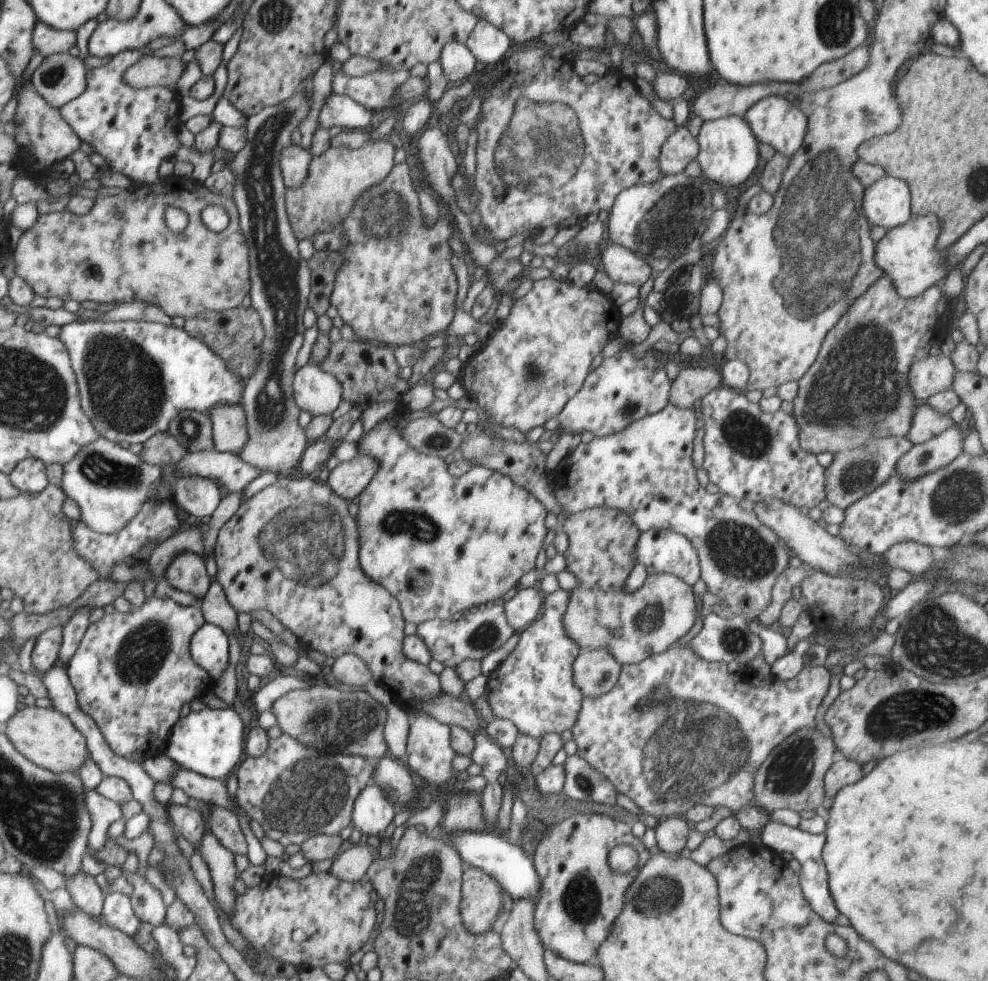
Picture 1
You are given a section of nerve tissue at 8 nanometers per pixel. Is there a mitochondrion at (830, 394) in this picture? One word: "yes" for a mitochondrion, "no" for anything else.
yes

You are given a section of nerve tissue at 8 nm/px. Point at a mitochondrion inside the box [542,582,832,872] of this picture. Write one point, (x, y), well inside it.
(689, 745)

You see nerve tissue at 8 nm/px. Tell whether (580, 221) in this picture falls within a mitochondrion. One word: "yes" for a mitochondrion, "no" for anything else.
no

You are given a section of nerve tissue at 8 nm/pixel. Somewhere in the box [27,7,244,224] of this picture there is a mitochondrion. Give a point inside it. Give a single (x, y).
(54, 75)

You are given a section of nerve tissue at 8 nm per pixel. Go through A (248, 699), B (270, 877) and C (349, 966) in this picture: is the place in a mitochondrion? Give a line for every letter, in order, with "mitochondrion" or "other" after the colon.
A: other
B: other
C: other

